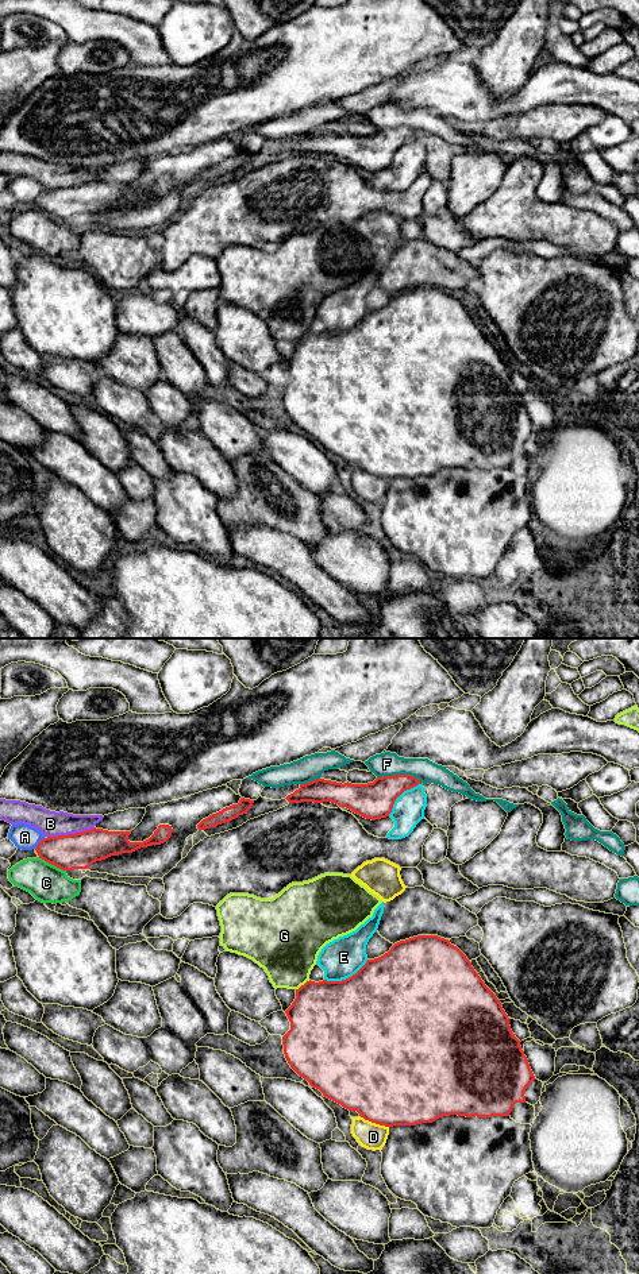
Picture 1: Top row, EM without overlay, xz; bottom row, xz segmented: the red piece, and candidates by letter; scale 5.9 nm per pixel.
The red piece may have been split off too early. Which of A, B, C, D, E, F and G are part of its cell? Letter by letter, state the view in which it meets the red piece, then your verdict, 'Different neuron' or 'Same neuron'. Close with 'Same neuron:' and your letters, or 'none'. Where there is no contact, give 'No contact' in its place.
A: Touches red in xz. Different neuron
B: Touches red in xz. Different neuron
C: Touches red in xz. Different neuron
D: Touches red in xz. Different neuron
E: Touches red in xz. Same neuron
F: Touches red in xz. Different neuron
G: Touches red in xz. Different neuron
Same neuron: E

